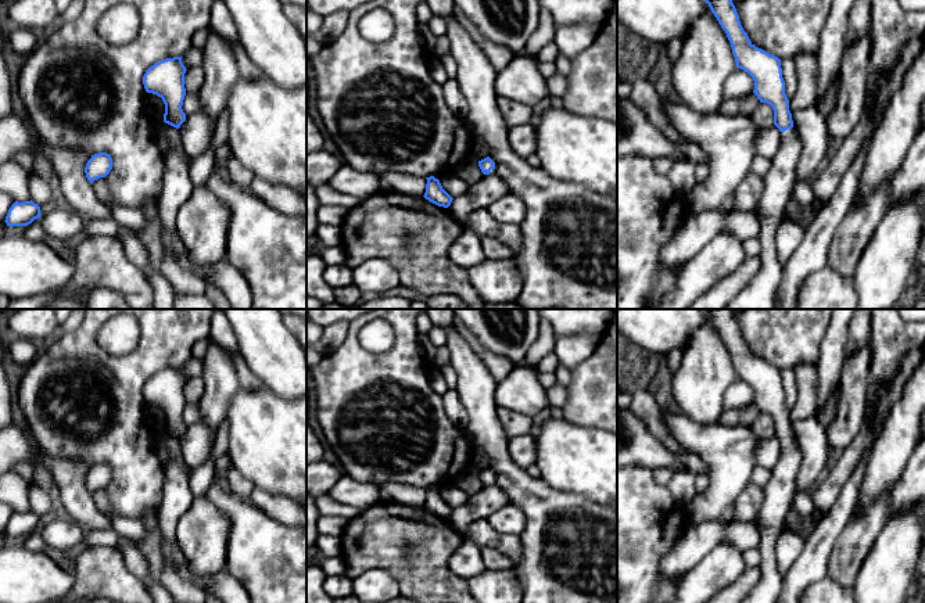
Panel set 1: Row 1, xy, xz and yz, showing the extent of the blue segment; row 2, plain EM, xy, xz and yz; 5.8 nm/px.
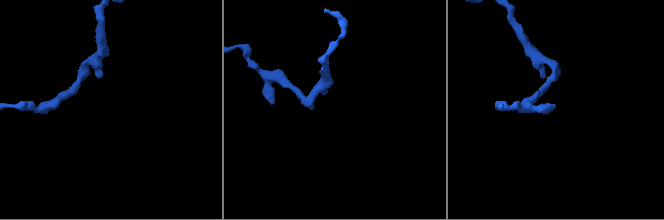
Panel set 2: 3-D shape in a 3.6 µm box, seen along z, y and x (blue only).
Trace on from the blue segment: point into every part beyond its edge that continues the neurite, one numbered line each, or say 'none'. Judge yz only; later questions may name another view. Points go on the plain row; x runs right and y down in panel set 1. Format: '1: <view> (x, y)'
1: yz (780, 490)

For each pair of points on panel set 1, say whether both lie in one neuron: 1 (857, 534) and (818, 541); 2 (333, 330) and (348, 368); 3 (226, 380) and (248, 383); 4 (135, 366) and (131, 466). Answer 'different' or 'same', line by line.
1: different
2: different
3: different
4: same

